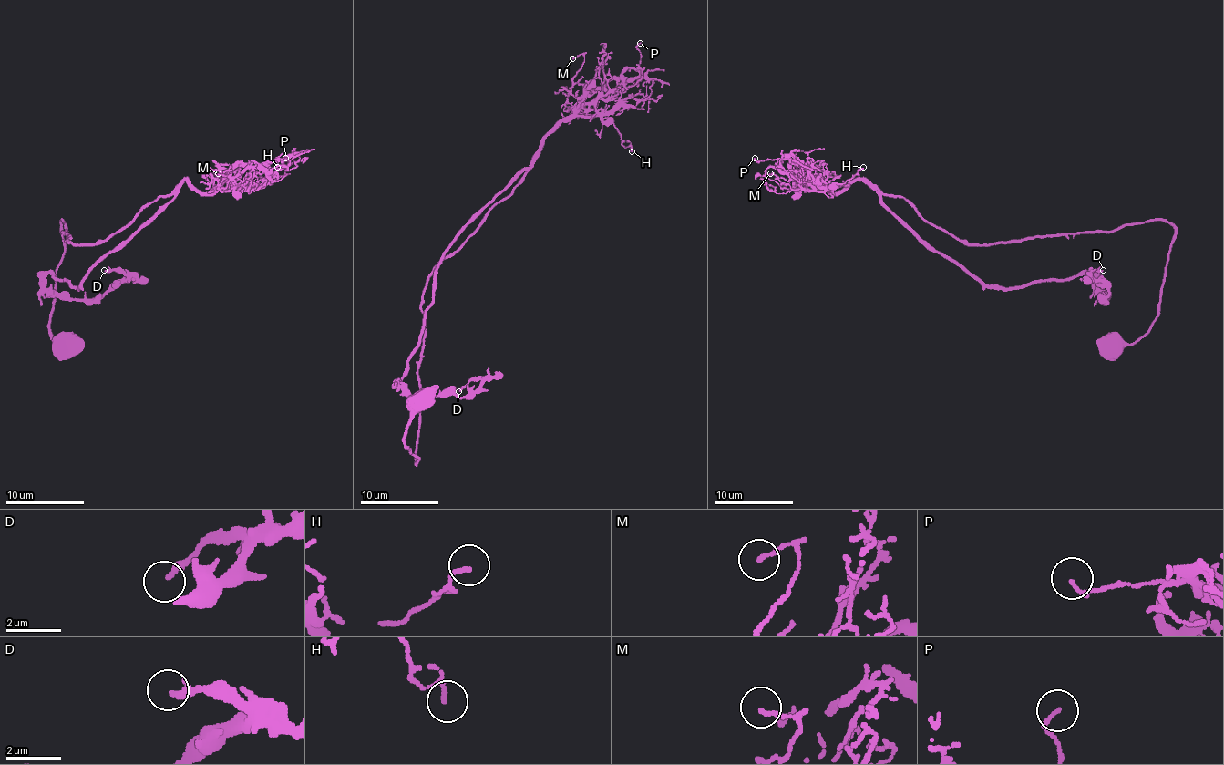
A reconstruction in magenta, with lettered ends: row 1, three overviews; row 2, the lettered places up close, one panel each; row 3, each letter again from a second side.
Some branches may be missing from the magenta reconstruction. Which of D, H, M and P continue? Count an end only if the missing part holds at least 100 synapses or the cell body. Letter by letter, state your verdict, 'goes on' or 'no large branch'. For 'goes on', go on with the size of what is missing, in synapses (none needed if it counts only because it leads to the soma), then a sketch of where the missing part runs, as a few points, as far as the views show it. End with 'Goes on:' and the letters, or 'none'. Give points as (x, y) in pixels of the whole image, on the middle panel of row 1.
D: no large branch
H: no large branch
M: no large branch
P: no large branch
Goes on: none

